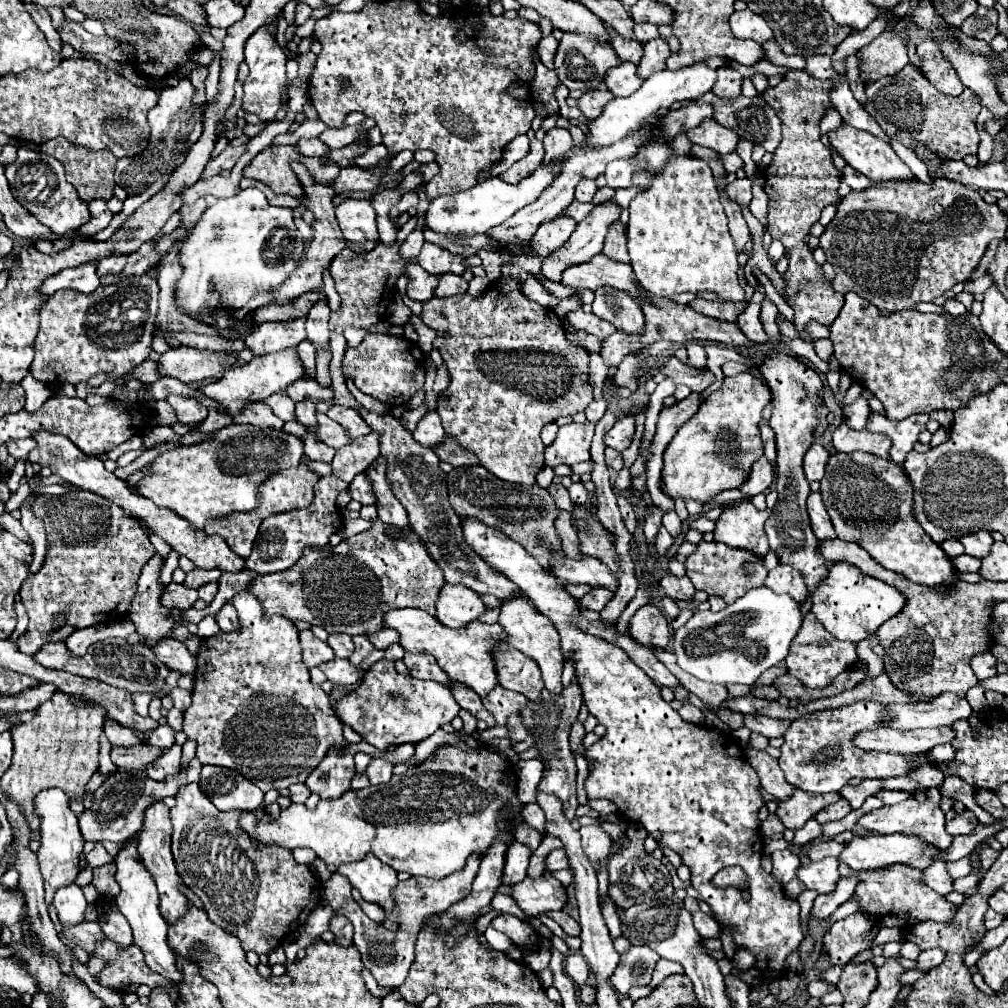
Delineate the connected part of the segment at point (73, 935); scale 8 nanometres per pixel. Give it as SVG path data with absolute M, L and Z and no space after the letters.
M96 921L80 923L80 925L72 927L70 931L62 929L60 937L62 937L62 939L66 939L68 943L74 943L74 945L78 945L78 947L86 949L88 953L94 953L94 949L96 949L96 943L98 943L98 941L104 941L104 939L106 939L104 931L100 929L100 925L98 925Z

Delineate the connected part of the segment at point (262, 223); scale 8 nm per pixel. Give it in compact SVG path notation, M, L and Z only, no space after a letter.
M244 189L234 197L218 199L216 205L208 207L194 229L190 229L188 239L180 249L180 263L184 267L184 275L176 285L176 303L182 311L200 311L202 305L228 305L234 307L234 319L243 319L248 311L246 303L260 293L268 293L272 287L278 287L284 277L296 267L296 259L302 251L302 235L294 225L292 209L274 207L268 203L266 195L260 189Z

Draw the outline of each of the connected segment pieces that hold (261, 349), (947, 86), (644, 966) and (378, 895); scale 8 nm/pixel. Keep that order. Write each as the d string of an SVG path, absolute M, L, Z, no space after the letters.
M298 317L290 323L260 323L258 331L254 329L250 335L244 337L246 349L250 349L254 355L264 355L296 347L300 341L306 339L304 323L306 317Z
M924 41L922 45L918 45L916 55L920 59L920 71L940 93L958 97L964 91L960 77L956 77L956 71L952 69L952 63L946 61L942 51L932 41Z
M630 947L626 953L620 955L620 963L610 977L612 987L626 995L630 987L634 985L648 985L654 965L660 959L660 955L648 947Z
M370 855L356 863L340 865L338 873L348 877L352 887L356 887L366 901L380 905L386 913L394 909L392 891L398 885L398 877L396 871L384 865L376 855Z

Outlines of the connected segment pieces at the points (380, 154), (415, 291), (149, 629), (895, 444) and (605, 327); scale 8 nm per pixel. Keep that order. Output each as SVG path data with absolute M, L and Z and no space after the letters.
M375 145L369 148L363 155L356 157L355 164L363 168L373 167L382 159L388 158L388 155L390 153L385 145Z
M410 263L406 267L406 273L410 275L406 295L414 301L420 301L420 303L430 301L434 297L434 289L438 285L438 279L434 275L430 275L428 271L424 271L418 263Z
M154 555L142 569L142 575L138 579L138 591L132 601L132 609L128 611L128 617L136 625L138 633L146 637L146 645L156 645L164 633L168 633L174 627L174 621L168 613L168 609L162 607L160 597L164 593L164 587L158 585L158 577L162 571L164 559L160 555Z
M872 413L868 417L868 429L876 431L876 433L884 433L888 435L888 439L892 441L892 447L888 451L890 459L898 465L904 463L906 455L914 449L920 431L926 429L928 423L928 415L926 413L916 413L912 417L906 417L902 421L890 421L888 417L882 417L878 413Z
M576 309L576 311L568 313L568 315L566 315L566 321L568 321L574 329L586 331L586 333L598 337L600 341L604 341L608 335L614 333L614 327L612 327L608 321L592 315L592 313L584 313L582 309Z

